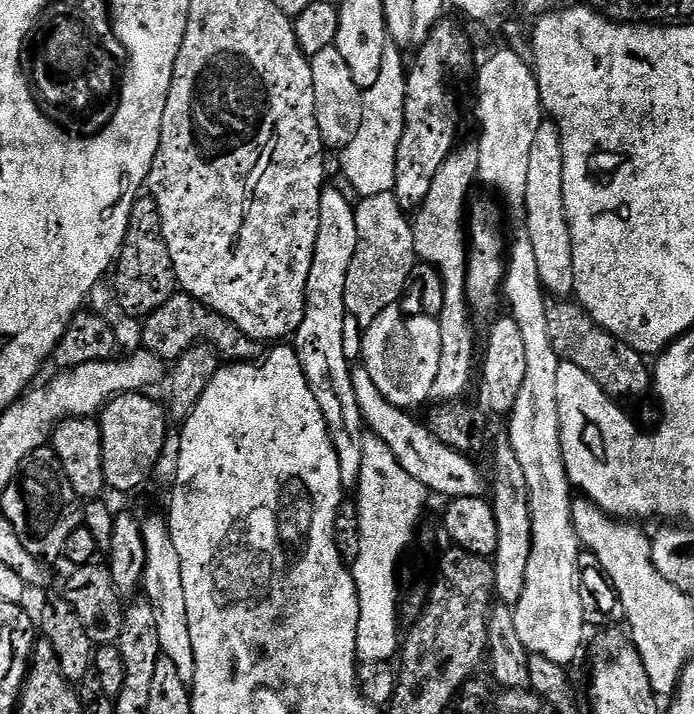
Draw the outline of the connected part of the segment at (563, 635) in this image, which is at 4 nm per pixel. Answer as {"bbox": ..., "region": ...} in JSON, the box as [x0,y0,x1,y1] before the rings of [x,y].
{"bbox":[502,234,586,666],"region":[[[520,234],[513,244],[511,241],[506,256],[502,296],[506,308],[508,304],[507,311],[514,322],[518,322],[518,330],[526,346],[526,374],[507,417],[507,443],[518,458],[518,466],[522,466],[526,474],[532,523],[530,562],[526,566],[524,593],[514,605],[514,627],[518,629],[518,638],[522,638],[522,646],[526,646],[529,654],[542,655],[551,662],[572,666],[584,644],[586,631],[579,594],[582,545],[572,521],[574,489],[568,483],[560,441],[558,366],[562,361],[558,354],[554,354],[554,346],[550,346],[550,334],[546,331],[549,301],[538,274],[534,246],[527,234]]]}

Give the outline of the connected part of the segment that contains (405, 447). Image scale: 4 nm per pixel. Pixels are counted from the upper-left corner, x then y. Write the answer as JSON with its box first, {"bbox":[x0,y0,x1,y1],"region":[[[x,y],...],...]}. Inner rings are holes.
{"bbox":[351,366,486,500],"region":[[[363,366],[352,368],[351,384],[354,386],[359,412],[364,418],[367,429],[390,446],[391,452],[398,458],[402,468],[412,478],[422,482],[429,493],[440,494],[448,500],[485,495],[486,484],[477,466],[472,462],[474,460],[469,455],[444,445],[429,432],[425,423],[412,418],[413,415],[409,411],[393,406],[381,395],[378,386],[371,381],[369,371]]]}

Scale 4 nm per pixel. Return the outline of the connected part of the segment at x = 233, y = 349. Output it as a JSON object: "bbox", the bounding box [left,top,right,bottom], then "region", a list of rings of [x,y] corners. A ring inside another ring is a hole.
{"bbox":[143,294,266,362],"region":[[[173,294],[169,300],[158,310],[154,310],[143,321],[144,344],[143,347],[154,355],[160,357],[164,362],[175,362],[182,353],[180,346],[180,316],[192,320],[192,328],[201,336],[199,338],[205,345],[211,345],[225,361],[228,362],[256,362],[265,355],[266,348],[263,343],[252,340],[242,332],[232,321],[209,310],[202,311],[200,304],[185,294]],[[200,313],[201,316],[196,316]]]}

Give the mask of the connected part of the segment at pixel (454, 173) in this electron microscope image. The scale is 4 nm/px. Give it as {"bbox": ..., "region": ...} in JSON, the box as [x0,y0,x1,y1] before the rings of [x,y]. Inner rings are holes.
{"bbox":[411,143,480,405],"region":[[[461,143],[453,150],[442,170],[434,174],[434,183],[430,194],[415,209],[411,221],[414,234],[414,250],[423,263],[429,264],[438,272],[445,290],[440,316],[442,334],[442,362],[439,363],[438,375],[434,378],[432,400],[437,405],[459,401],[467,390],[468,383],[473,383],[474,373],[478,368],[478,348],[476,352],[476,332],[472,329],[474,313],[468,306],[468,242],[466,239],[466,209],[469,207],[468,195],[472,187],[477,187],[480,171],[478,170],[479,143]],[[465,207],[465,208],[464,208]],[[416,216],[416,220],[415,220]],[[473,371],[473,372],[472,372]]]}

